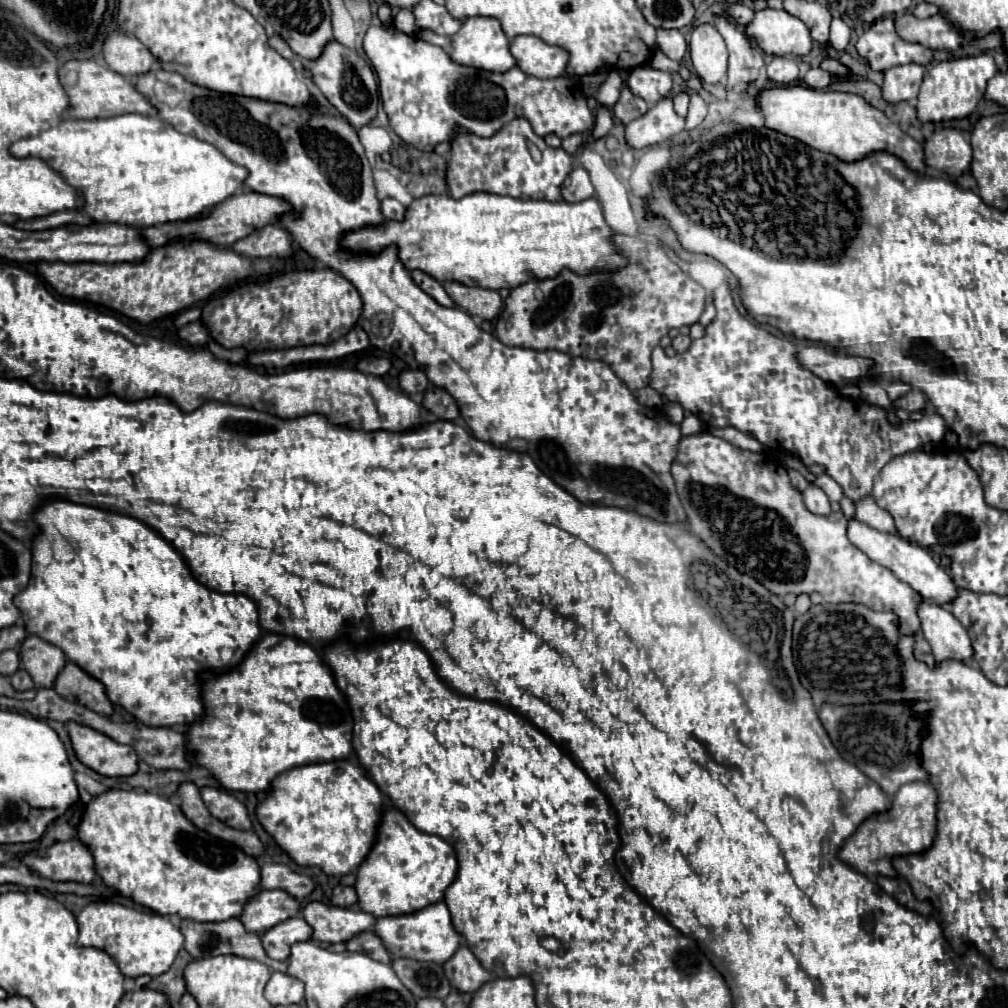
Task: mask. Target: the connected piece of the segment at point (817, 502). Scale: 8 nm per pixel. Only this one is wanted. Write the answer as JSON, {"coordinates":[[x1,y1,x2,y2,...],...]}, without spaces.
{"coordinates":[[808,484,808,488,802,492,802,496,804,496,804,504,810,512,822,514,822,488,818,488,816,484]]}

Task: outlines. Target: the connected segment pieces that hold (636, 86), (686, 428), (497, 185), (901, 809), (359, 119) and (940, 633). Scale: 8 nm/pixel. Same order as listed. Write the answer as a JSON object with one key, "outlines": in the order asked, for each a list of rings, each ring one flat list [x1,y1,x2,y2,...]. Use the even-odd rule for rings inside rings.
{"outlines":[[[634,68,628,78,628,88,638,98,646,100,646,104,656,104,662,96,666,96,672,88,672,80,668,72,660,72,654,68]],[[686,416,680,428,682,428,682,436,690,436,690,434,698,434,704,428,704,424,696,416]],[[516,118,514,122,506,124,500,132,496,132,492,138,478,138,472,134,458,134,452,140,452,156,448,162,448,186,450,186,450,196,452,198,462,198,474,192,486,192,486,194,498,194,498,196,512,196,512,198,522,198,522,200,550,200,550,202,560,202,562,194,562,182,572,170,572,156,564,152,562,148,550,148,544,138,536,136,532,126,524,118],[528,142,532,142,540,152,542,152,542,162,534,162,528,150]],[[928,782,904,784,892,798,892,806,886,812,866,818,854,836,842,844,838,858,850,864,864,876,896,876,892,868,892,858,896,854,916,854,930,848,936,834,936,804,938,796]],[[330,42,322,56,312,62,310,66,312,80,316,88,324,94,324,98,354,126,364,128,368,126,378,112,378,82,372,68,352,50,344,48,338,42]],[[922,600,918,604,922,636,930,642,936,660,968,660,974,656,966,628,940,604]]]}

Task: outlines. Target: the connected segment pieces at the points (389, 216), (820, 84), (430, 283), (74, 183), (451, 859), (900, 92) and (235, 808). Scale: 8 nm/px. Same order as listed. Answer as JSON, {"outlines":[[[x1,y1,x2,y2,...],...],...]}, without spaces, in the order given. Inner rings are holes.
{"outlines":[[[384,198,380,202,380,210,382,210,382,216,386,220,402,220,406,208,398,200,394,200,394,198]],[[810,68,808,74,804,76,804,84,810,86,810,88,816,88,816,90,828,88,830,80,832,80,832,74,826,72,826,70,822,70,822,68]],[[414,270,414,272,412,272,412,280,414,280,430,298,434,298,438,304,442,304,442,306,454,306,452,298,444,292,442,284,436,282,432,276,428,276,428,274,420,272,420,270]],[[122,114,94,120,62,120,58,126,48,128,38,136,14,142,10,146,10,154,16,158,42,158,82,196,82,210,94,222,134,224,134,228,196,218,206,208,214,208,222,200,236,194,248,176,246,168,228,160,218,148,194,136,176,132,160,116]],[[384,806,380,824,376,828,376,842,368,856,362,860,362,864,356,870,356,894,358,894,358,904,364,912,378,916,398,916,398,914,410,914,416,910,422,910,428,904,440,902,444,896,444,890,452,884,454,876,458,872,458,860,456,852,446,840,438,836,424,834,410,824,410,820,396,810,394,806]],[[904,64,888,68,884,72,884,86,882,86,884,100,890,104,902,100,916,100,918,88,924,78,924,70,926,68,922,64]],[[202,788,202,800,210,814,224,824,238,828,238,830,250,830,252,822,248,818,246,806,236,800,232,794,228,794,222,788]]]}

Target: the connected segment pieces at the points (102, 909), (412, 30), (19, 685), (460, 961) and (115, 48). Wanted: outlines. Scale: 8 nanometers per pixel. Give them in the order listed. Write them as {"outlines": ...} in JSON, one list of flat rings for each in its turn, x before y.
{"outlines":[[[92,902,76,916,76,920,80,928,76,944,104,950,116,960,120,972,128,978,138,978,142,974,148,976,164,974,172,966,174,958,178,956,184,944,184,936,176,926,172,926,168,918,154,912,128,908,116,902]],[[402,8,402,10,394,16,394,26,396,26,400,32,410,34,410,36,414,36,414,34,418,32,414,14,412,14,412,10,408,10,408,8]],[[20,668,18,672,14,672,10,676,10,684,14,686,14,690,30,690,30,688,34,688,32,678,28,676,28,672,24,668]],[[462,944,458,948,458,952,450,960,446,960,446,964,442,968,444,968,446,978,450,980,452,988,456,988,458,992,472,994,484,982,488,982,492,978,490,972,486,972,482,968,478,958,470,952,470,948,466,944]],[[122,32,106,34,102,54,106,64,122,76,138,76,142,72,148,72,154,64,150,50,134,36]]]}

